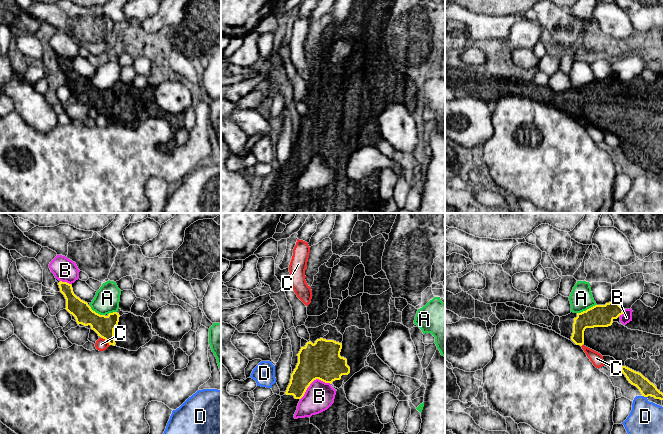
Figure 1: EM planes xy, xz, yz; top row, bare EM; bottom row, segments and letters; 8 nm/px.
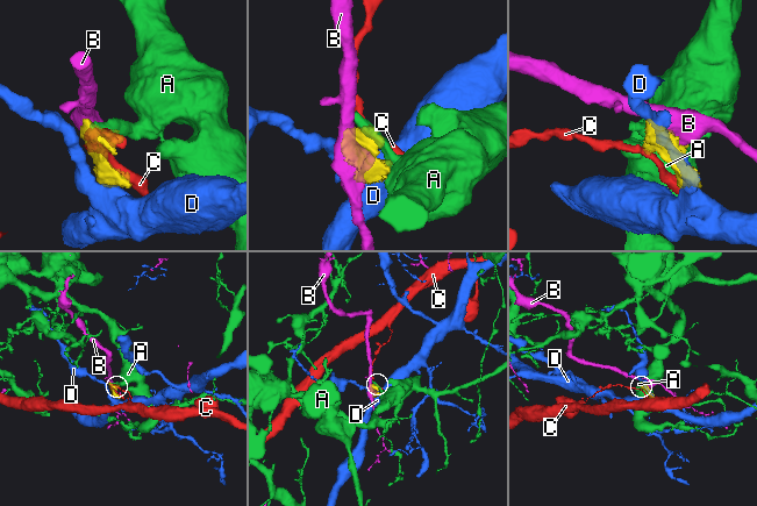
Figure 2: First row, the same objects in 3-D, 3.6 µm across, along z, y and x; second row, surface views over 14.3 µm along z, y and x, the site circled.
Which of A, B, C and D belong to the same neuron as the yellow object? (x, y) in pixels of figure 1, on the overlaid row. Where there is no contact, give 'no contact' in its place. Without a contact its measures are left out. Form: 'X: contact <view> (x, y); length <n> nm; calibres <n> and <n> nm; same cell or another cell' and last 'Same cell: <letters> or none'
A: contact yz (587, 309); length 180 nm; calibres 180 and 190 nm; another cell
B: contact xz (312, 381); length 280 nm; calibres 300 and 240 nm; another cell
C: contact xy (106, 340); length 100 nm; calibres 170 and 100 nm; another cell
D: contact yz (644, 396); length 40 nm; calibres 120 and 260 nm; another cell
Same cell: none

